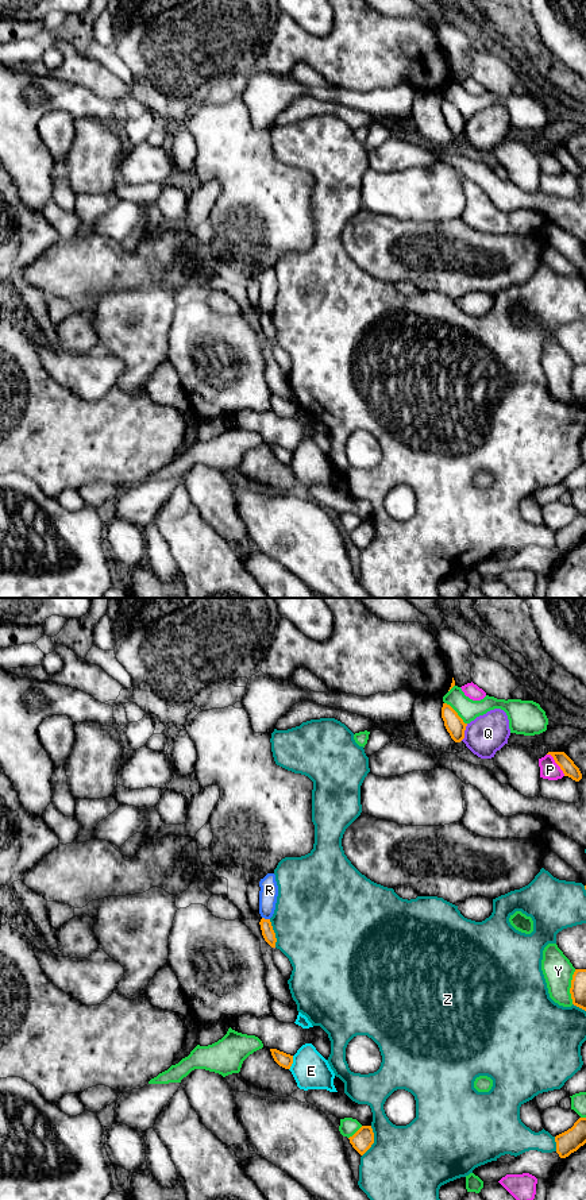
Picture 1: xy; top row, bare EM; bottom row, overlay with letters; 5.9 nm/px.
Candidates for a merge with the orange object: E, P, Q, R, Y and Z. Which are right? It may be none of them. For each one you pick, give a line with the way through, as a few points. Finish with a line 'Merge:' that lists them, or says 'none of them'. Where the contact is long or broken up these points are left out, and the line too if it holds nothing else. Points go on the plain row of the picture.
Merge: none of them

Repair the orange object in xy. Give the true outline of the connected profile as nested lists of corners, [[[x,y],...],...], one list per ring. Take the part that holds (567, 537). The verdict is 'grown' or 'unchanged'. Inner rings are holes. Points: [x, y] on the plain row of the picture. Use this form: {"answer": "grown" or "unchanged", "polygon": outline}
{"answer": "unchanged", "polygon": [[[579,513],[571,524],[555,532],[556,548],[568,552],[586,539],[586,513]]]}

